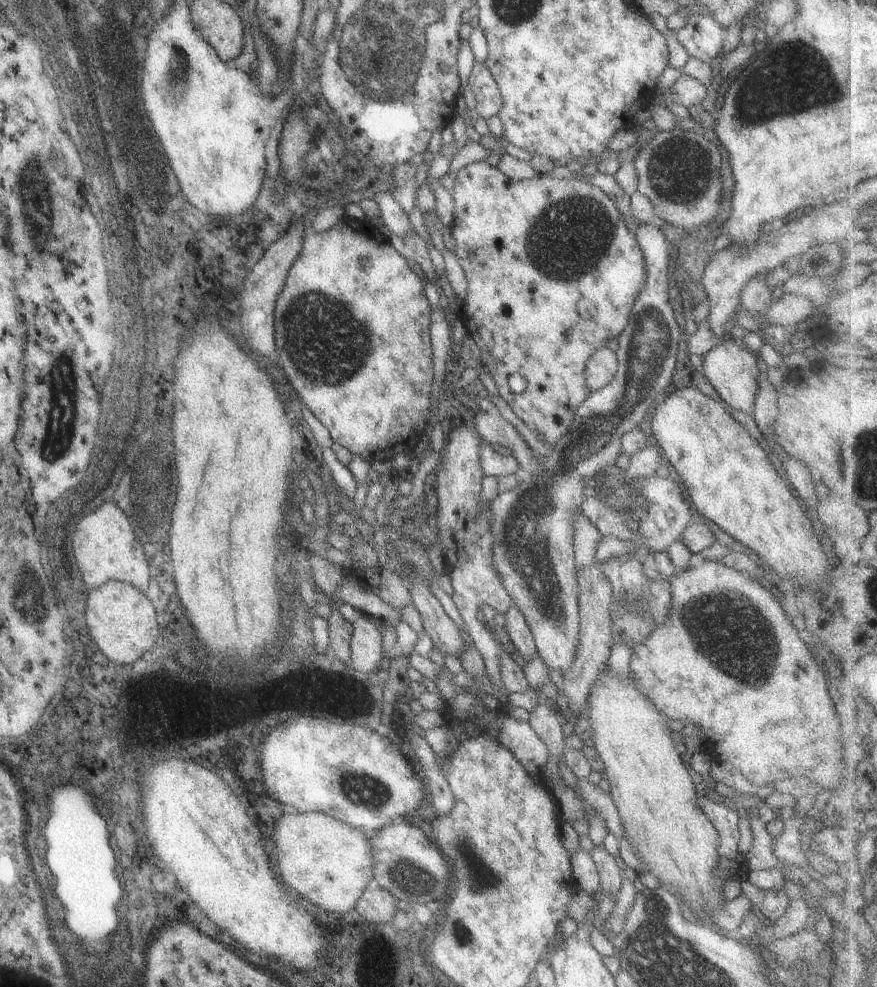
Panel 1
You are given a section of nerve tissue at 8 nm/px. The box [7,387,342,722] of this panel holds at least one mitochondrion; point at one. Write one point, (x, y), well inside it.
(38, 599)

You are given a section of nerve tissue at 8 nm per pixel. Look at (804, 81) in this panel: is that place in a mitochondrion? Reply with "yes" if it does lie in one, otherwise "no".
yes

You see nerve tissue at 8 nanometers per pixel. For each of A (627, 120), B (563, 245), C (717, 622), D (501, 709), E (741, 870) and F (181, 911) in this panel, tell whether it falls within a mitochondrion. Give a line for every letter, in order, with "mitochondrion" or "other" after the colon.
A: other
B: mitochondrion
C: mitochondrion
D: other
E: other
F: other

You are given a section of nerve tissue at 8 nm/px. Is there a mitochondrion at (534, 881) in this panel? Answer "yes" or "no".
no

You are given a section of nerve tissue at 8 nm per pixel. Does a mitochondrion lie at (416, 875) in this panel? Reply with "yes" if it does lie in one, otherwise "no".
yes

